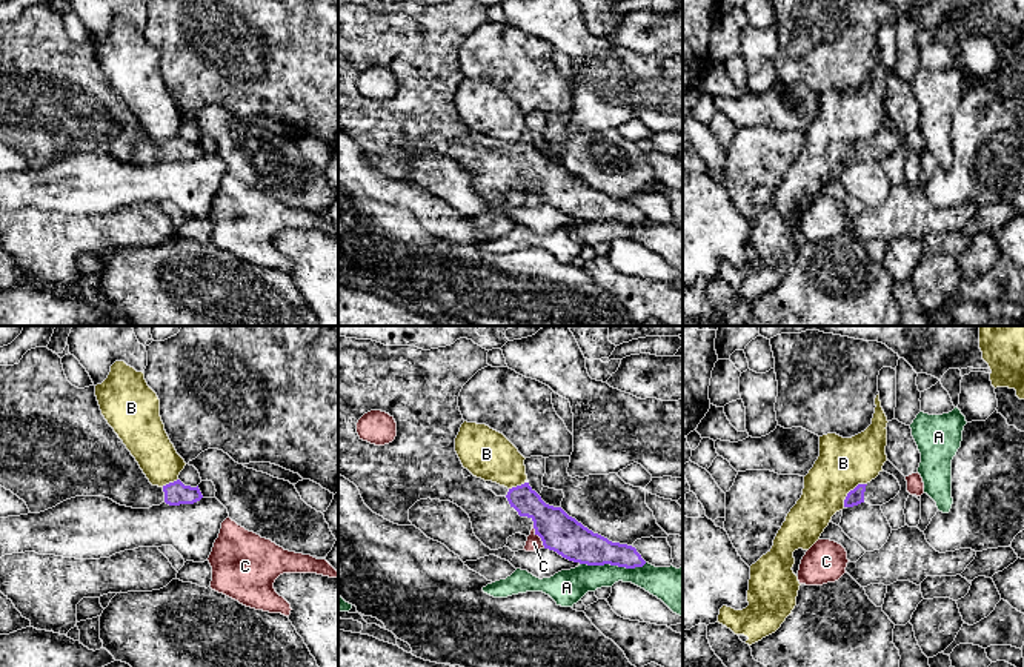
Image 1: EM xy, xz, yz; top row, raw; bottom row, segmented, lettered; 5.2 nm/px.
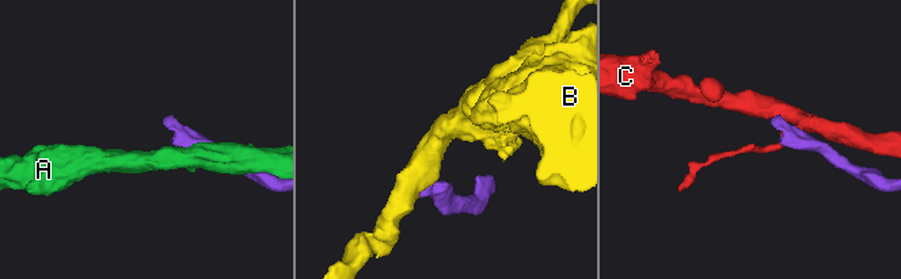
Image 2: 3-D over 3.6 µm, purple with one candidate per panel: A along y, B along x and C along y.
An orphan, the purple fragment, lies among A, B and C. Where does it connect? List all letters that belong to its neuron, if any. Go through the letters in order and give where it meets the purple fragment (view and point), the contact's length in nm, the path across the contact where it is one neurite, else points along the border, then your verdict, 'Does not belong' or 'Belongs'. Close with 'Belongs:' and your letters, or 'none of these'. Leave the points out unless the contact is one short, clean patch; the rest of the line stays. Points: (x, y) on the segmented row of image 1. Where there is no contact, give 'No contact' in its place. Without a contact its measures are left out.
A: Touches purple at xz (612, 564). Shared border 360 nm. Does not belong
B: Touches purple at yz (851, 491). Shared border 180 nm. Boundary: yz (866, 483), (858, 483), (847, 494), (843, 506). Does not belong
C: Touches purple at xz (537, 534). Shared border 140 nm. Boundary: xz (532, 524), (545, 546). Does not belong
Belongs: none of these

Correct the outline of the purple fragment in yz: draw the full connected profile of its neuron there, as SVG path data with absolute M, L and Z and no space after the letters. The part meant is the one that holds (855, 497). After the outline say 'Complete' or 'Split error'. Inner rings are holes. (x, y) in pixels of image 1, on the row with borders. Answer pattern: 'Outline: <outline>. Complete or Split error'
Outline: M879 472L879 475L867 484L858 484L850 490L844 499L844 507L853 507L861 503L870 506L883 506L893 499L901 490L898 480L887 473Z. Split error

